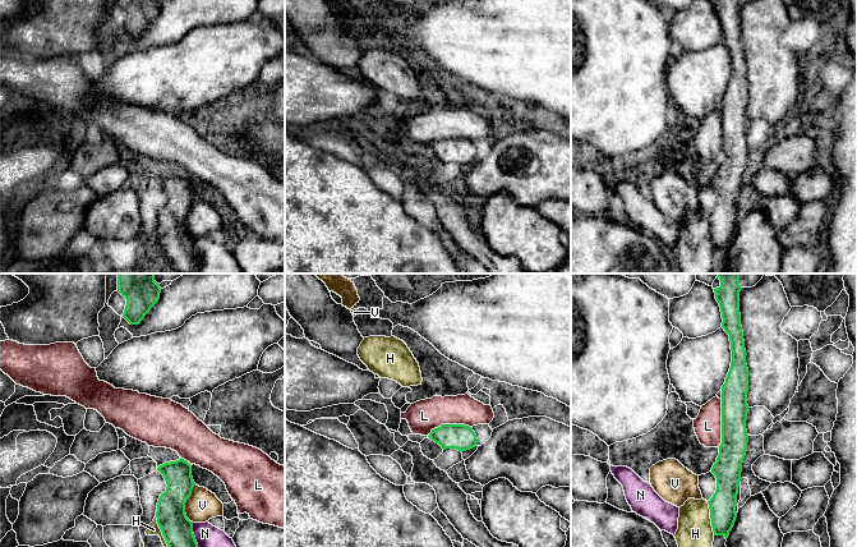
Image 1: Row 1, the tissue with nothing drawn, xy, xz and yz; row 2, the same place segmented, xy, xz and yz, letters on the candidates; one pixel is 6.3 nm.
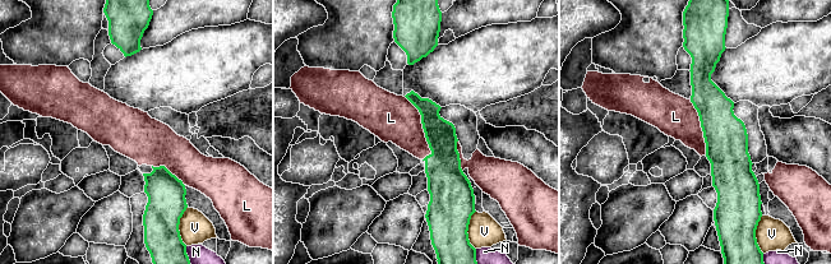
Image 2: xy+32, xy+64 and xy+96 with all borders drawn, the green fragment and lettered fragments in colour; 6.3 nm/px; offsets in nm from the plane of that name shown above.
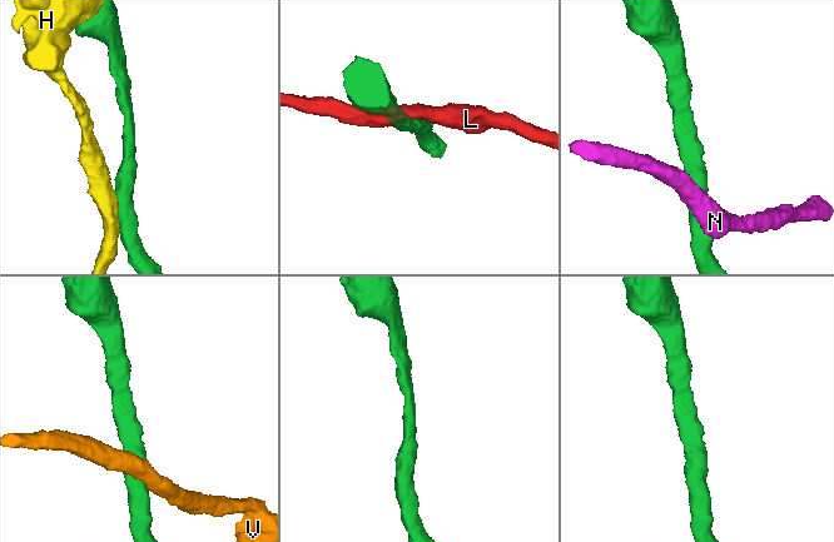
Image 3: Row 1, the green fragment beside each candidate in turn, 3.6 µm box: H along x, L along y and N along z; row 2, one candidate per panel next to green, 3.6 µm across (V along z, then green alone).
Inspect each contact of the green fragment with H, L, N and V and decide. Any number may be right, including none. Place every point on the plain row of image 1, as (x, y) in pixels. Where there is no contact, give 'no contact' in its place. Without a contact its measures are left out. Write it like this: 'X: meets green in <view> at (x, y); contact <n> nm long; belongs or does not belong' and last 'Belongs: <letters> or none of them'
H: meets green in xy at (164, 251); contact 300 nm long; does not belong
L: meets green in yz at (722, 137); contact 300 nm long; does not belong
N: meets green in xy at (196, 254); contact 240 nm long; does not belong
V: meets green in xy at (185, 215); contact 240 nm long; does not belong
Belongs: none of them

